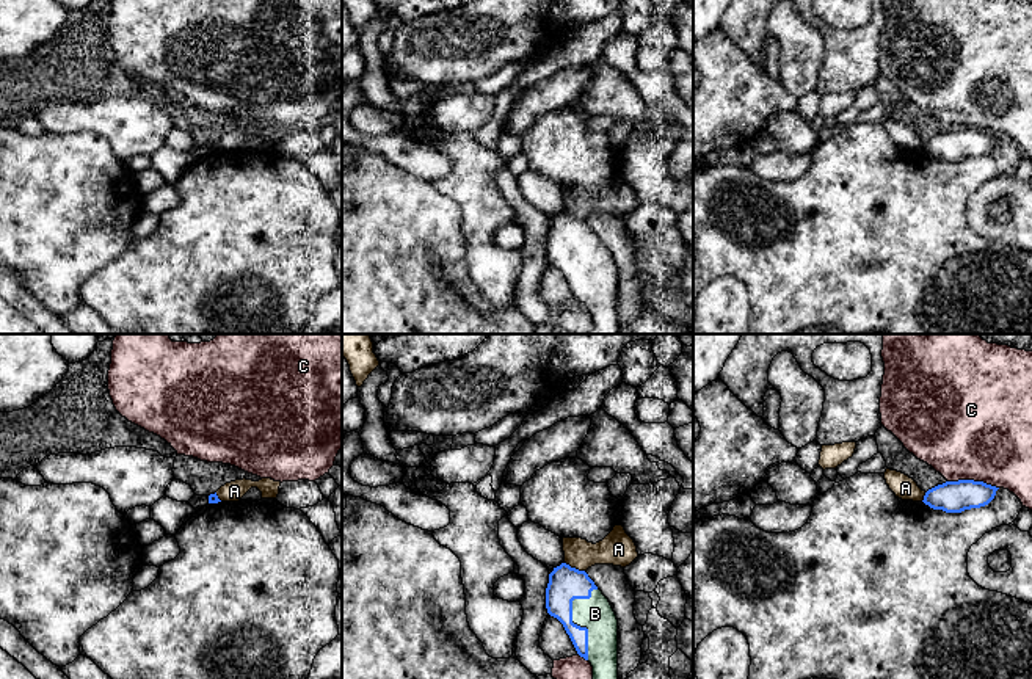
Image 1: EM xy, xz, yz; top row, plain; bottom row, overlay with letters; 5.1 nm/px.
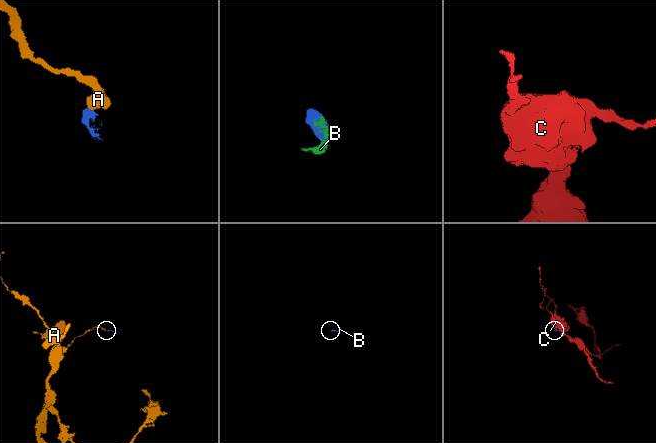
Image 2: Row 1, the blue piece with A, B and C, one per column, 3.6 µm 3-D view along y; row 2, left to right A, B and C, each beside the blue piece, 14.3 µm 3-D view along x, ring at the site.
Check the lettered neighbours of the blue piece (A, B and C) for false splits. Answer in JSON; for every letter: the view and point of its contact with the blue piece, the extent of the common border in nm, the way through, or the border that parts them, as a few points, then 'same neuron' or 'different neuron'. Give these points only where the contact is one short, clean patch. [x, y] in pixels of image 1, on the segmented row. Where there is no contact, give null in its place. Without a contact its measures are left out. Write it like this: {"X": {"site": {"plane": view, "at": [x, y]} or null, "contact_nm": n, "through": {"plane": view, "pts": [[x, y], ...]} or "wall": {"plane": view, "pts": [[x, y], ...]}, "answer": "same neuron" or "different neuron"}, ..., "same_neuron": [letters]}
{"A": {"site": {"plane": "xz", "at": [574, 568]}, "contact_nm": 120, "wall": {"plane": "xz", "pts": [[565, 562], [584, 571]]}, "answer": "different neuron"}, "B": {"site": {"plane": "xz", "at": [571, 620]}, "contact_nm": 380, "answer": "same neuron"}, "C": {"site": {"plane": "yz", "at": [973, 480]}, "contact_nm": 260, "answer": "different neuron"}, "same_neuron": ["B"]}

